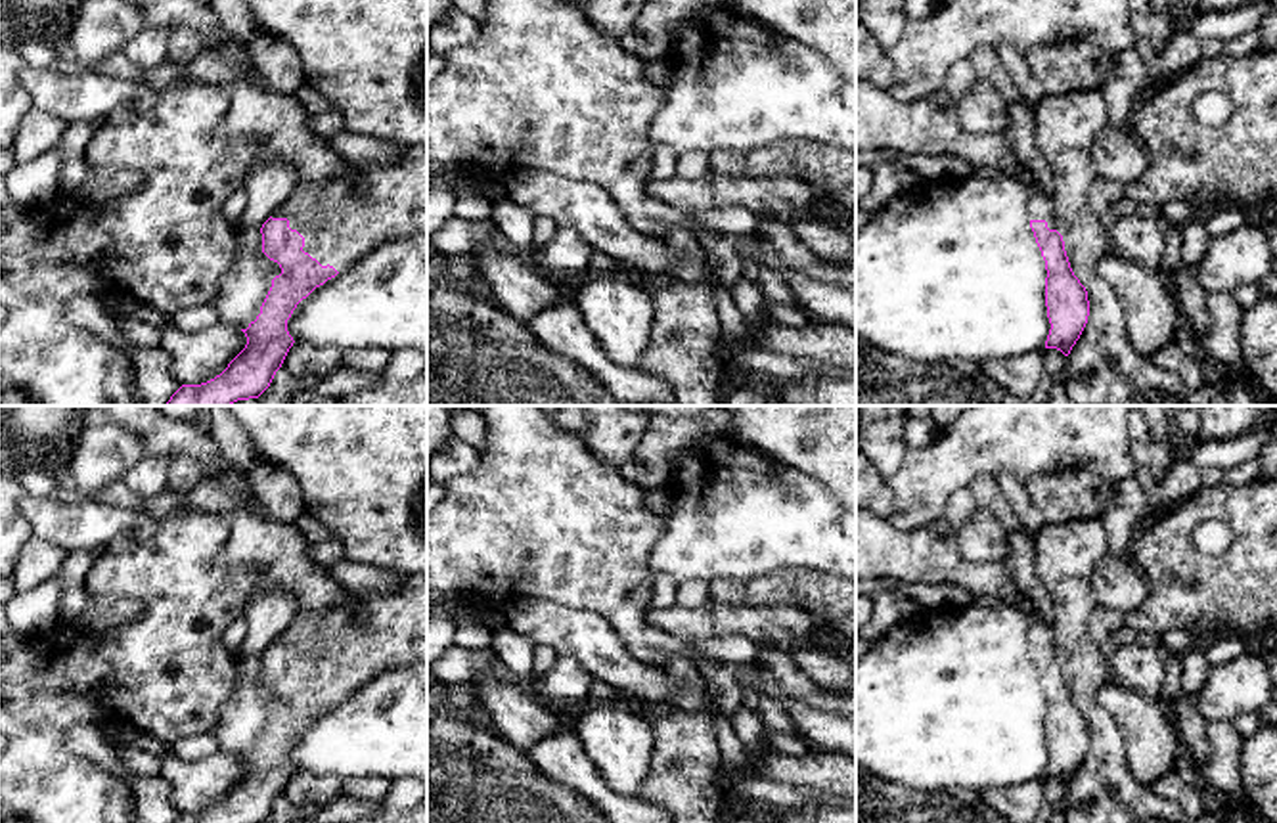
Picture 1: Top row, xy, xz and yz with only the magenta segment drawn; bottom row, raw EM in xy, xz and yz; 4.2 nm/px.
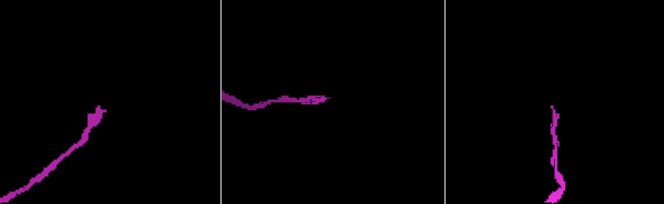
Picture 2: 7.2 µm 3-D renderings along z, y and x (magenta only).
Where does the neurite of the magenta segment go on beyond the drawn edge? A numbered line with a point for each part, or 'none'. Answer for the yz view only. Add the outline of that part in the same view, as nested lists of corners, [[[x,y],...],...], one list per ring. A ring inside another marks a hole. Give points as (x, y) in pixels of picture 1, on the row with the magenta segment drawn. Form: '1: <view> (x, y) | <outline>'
1: yz (933, 125) | [[[856,80],[856,149],[946,155],[975,170],[1017,176],[1030,189],[1030,220],[1045,220],[1049,230],[1057,230],[1051,197],[1032,188],[1005,136],[965,130],[961,105],[946,86],[917,101],[900,103],[888,90]]]

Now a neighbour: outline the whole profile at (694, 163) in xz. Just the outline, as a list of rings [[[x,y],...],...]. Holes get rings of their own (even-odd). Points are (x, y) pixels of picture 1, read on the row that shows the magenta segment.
[[[687,151],[676,157],[676,174],[680,178],[701,178],[710,174],[710,159],[706,151]]]

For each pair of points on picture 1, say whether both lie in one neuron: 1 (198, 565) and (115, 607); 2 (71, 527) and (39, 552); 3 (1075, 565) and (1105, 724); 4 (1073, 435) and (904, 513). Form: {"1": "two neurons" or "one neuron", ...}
{"1": "two neurons", "2": "two neurons", "3": "one neuron", "4": "one neuron"}

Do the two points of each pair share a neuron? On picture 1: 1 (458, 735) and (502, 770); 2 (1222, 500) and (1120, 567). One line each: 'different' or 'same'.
1: same
2: different

